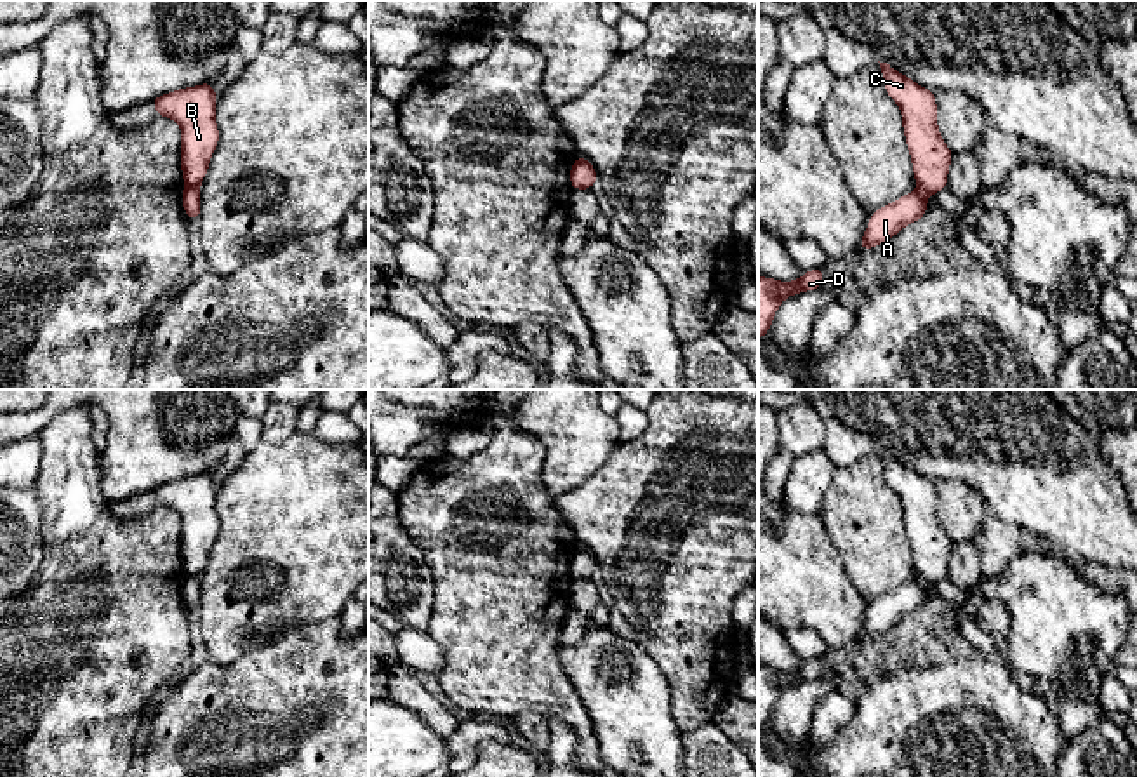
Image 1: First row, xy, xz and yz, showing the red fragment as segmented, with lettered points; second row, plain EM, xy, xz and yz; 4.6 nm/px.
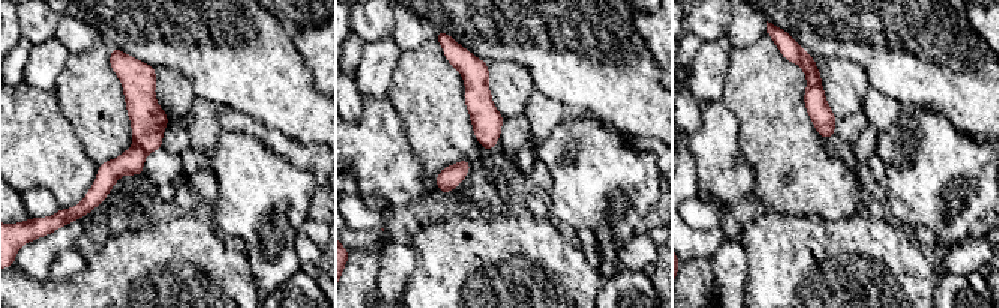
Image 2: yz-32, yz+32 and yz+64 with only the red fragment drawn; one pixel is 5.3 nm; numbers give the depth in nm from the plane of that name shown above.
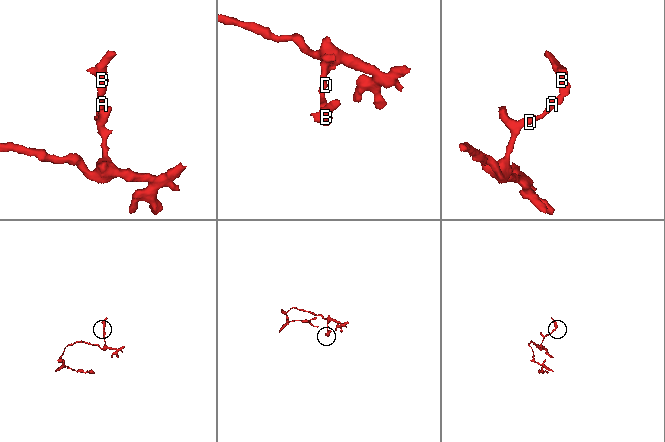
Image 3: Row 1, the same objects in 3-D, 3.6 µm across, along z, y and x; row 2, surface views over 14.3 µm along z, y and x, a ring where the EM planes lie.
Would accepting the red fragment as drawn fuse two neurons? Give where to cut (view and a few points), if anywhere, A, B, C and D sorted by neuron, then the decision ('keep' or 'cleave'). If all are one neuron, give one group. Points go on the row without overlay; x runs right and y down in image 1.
cut in xy along (185, 576), (197, 578); A D / B C; cleave

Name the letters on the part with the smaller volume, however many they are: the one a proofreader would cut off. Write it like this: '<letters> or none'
B, C

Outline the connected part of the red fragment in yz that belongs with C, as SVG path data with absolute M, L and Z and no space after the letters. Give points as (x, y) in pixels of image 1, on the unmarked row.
M880 452L885 480L901 496L913 562L927 586L948 577L953 541L942 530L935 511L935 482L914 473L887 452Z

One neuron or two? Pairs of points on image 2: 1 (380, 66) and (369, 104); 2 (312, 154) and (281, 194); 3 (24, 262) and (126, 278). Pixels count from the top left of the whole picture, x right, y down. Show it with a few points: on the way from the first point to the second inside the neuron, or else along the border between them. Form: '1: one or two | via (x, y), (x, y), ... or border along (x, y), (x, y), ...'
1: two | border along (362, 95), (386, 96)
2: two | border along (270, 150), (299, 167), (308, 169), (318, 187)
3: two | border along (15, 266), (33, 280), (47, 278)

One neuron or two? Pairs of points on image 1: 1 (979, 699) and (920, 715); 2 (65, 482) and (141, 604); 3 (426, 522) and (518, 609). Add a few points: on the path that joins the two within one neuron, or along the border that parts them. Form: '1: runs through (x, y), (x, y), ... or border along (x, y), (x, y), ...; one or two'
1: runs through (965, 710), (939, 710), (934, 715); one
2: runs through (73, 512), (77, 525), (108, 562), (113, 574); one
3: runs through (449, 539), (496, 586); one

